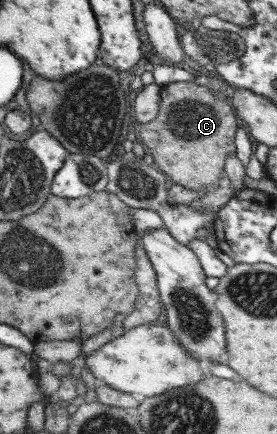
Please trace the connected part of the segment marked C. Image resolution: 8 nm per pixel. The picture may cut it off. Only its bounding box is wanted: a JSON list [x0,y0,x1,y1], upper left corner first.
[140,81,238,192]

